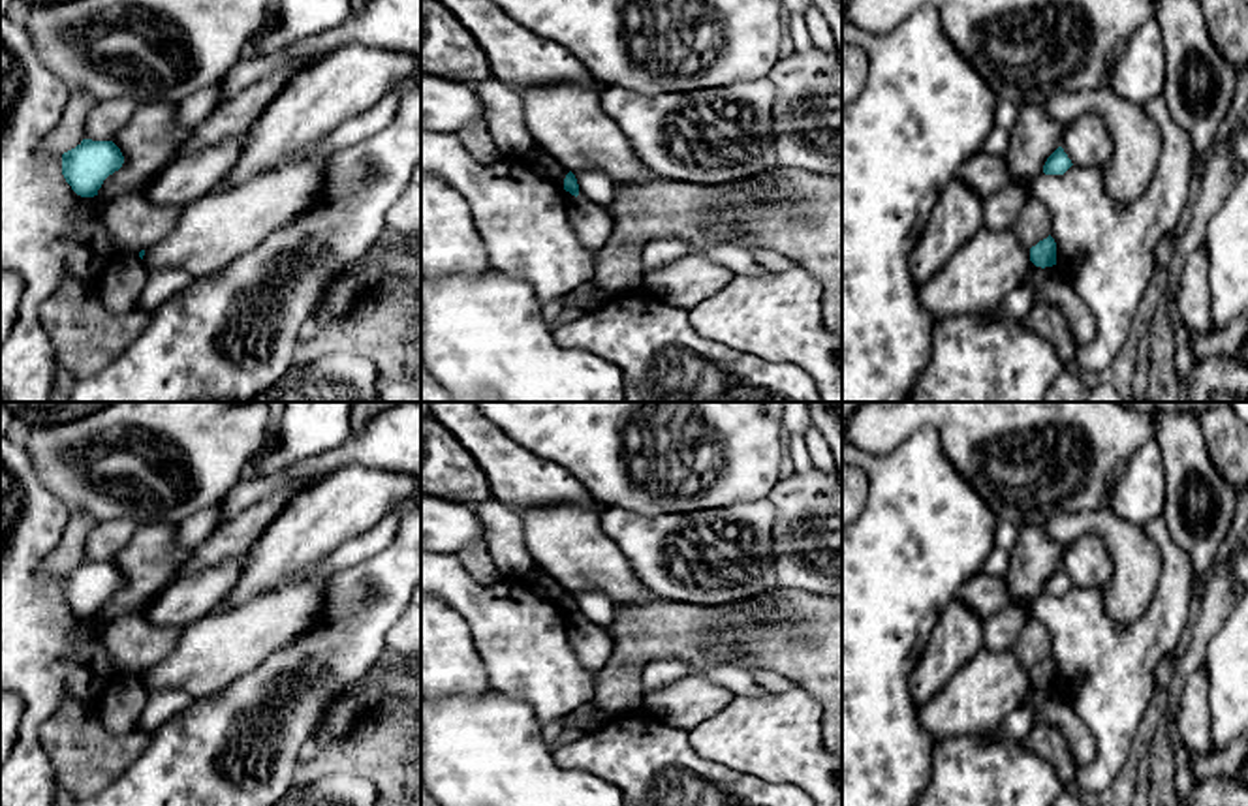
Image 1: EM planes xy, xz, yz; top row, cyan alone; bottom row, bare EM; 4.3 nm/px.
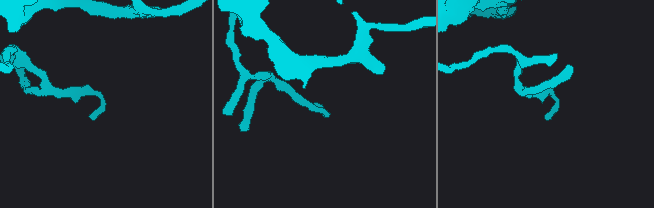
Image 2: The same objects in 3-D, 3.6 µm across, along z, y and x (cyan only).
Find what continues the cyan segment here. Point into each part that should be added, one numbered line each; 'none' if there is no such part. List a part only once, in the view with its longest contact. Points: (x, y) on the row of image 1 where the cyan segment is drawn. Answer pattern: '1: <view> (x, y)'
none

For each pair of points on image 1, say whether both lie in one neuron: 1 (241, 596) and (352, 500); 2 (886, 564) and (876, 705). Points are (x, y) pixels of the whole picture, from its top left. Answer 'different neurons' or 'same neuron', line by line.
1: same neuron
2: same neuron

